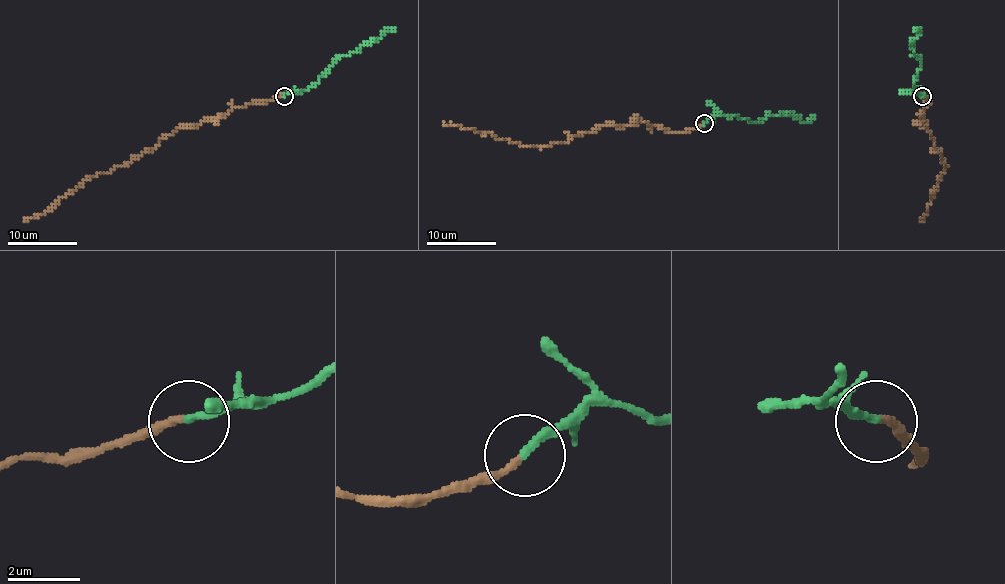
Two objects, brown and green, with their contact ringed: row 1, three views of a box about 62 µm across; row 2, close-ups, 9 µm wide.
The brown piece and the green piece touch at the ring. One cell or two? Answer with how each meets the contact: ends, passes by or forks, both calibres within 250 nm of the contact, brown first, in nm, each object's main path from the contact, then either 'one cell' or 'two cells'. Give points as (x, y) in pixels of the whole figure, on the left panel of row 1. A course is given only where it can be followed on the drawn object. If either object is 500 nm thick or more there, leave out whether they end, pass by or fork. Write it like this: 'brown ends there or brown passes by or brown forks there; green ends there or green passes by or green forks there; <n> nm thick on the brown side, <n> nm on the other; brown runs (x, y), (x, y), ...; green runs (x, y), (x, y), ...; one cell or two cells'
brown ends there; green ends there; 200 nm thick on the brown side, 240 nm on the other; brown runs (283, 96), (231, 108), (198, 125), (181, 127), (124, 165), (87, 177), (42, 214), (23, 222); green runs (285, 96), (306, 91), (337, 58), (375, 42), (387, 30), (392, 30); two cells

